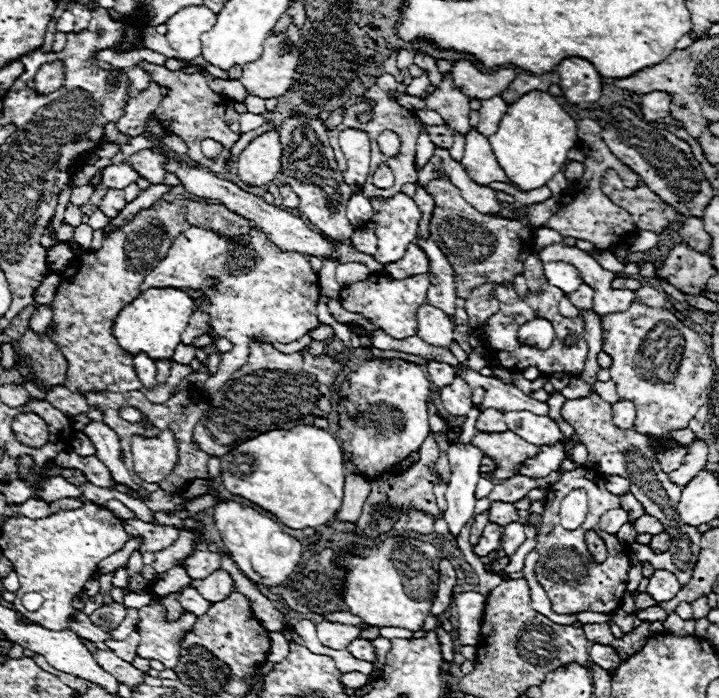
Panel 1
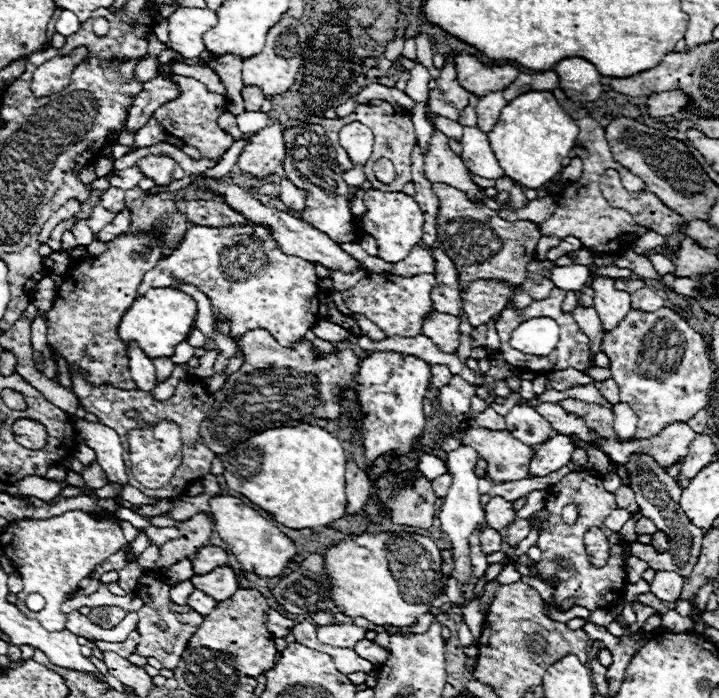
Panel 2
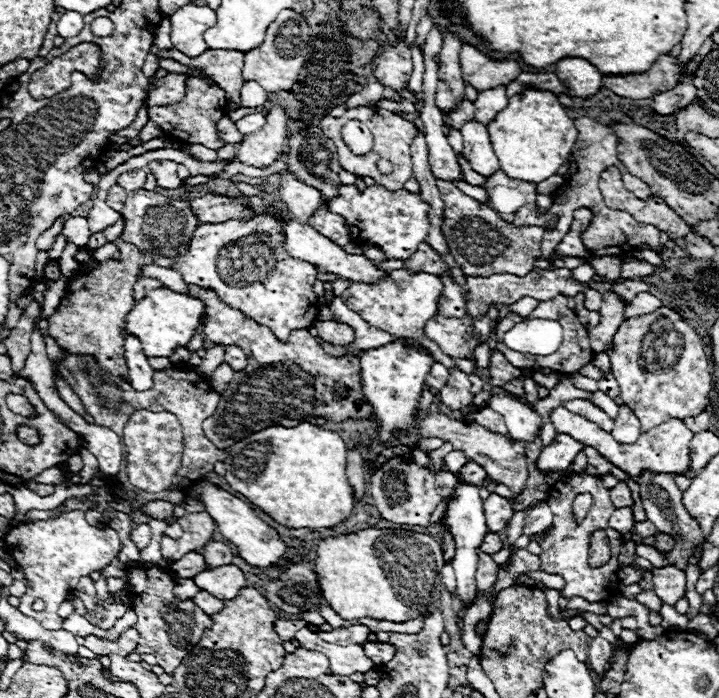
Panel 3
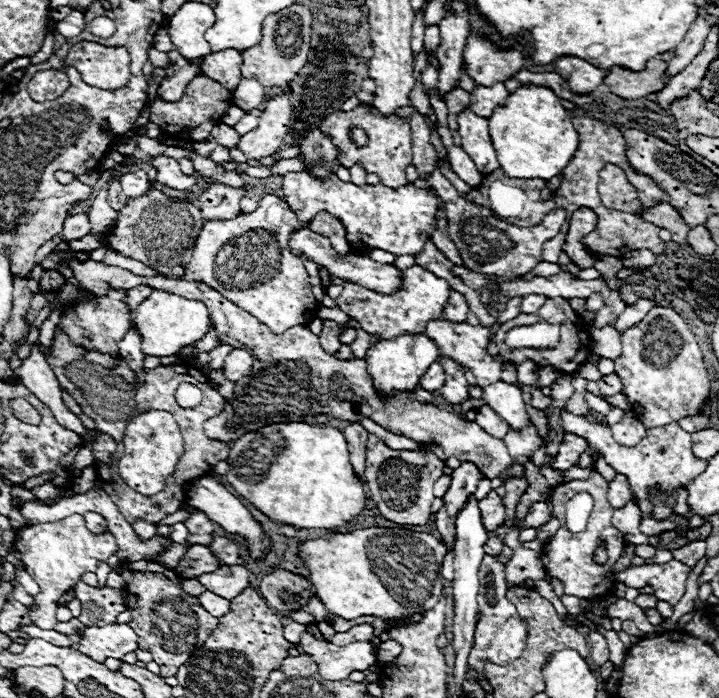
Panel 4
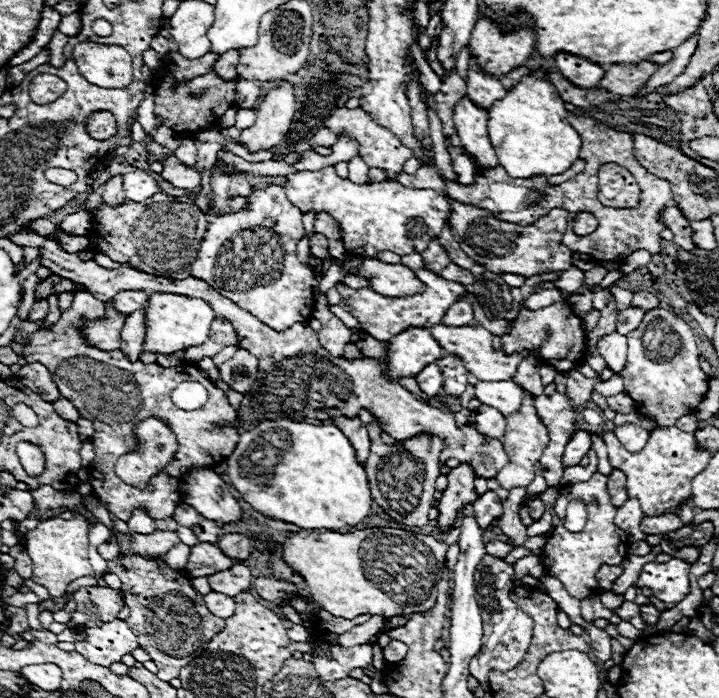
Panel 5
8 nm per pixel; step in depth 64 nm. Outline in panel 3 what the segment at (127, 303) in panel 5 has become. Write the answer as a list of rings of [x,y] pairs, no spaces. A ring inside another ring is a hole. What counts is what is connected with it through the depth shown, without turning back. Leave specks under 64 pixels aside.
[[[144,276],[144,278],[140,278],[138,282],[136,282],[136,286],[134,286],[134,300],[138,302],[140,298],[144,298],[144,294],[148,292],[148,290],[154,290],[154,288],[162,287],[164,284],[160,282],[160,280],[156,280],[156,278],[148,278],[148,276]]]

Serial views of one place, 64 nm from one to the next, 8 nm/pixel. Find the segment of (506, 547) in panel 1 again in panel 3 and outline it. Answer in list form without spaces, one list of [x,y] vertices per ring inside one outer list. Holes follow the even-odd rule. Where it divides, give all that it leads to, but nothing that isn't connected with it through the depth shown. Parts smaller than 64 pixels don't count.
[[[542,502],[538,508],[530,510],[528,516],[524,518],[524,534],[538,534],[542,532],[544,528],[548,528],[552,522],[552,512],[548,508],[546,502]]]

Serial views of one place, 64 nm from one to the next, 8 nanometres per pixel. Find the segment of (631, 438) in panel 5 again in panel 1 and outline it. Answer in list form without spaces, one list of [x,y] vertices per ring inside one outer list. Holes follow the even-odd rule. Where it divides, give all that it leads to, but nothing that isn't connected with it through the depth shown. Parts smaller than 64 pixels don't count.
[[[620,400],[612,404],[612,422],[618,428],[632,428],[636,420],[636,408],[630,400]]]

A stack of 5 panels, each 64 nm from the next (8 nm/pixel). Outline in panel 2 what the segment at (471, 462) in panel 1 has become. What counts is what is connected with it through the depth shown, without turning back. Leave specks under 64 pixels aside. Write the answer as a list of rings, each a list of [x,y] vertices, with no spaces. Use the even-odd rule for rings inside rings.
[[[460,446],[456,450],[450,450],[446,454],[448,472],[452,476],[452,486],[448,494],[442,498],[440,508],[440,522],[442,530],[448,534],[452,546],[454,546],[454,578],[460,582],[468,582],[472,576],[472,562],[470,562],[470,550],[468,550],[468,536],[476,528],[476,524],[484,522],[484,508],[480,506],[480,492],[478,492],[478,476],[476,476],[476,462],[480,460],[478,452],[470,446]]]

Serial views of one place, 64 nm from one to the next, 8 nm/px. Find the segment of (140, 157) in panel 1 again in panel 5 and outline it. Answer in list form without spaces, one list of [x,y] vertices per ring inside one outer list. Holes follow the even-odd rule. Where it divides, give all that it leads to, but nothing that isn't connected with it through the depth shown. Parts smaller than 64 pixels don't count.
[[[176,156],[160,158],[160,162],[164,164],[164,170],[160,172],[160,176],[166,182],[170,182],[172,186],[192,190],[194,186],[200,184],[200,174],[194,168],[186,168],[184,164],[180,164],[180,160]]]

